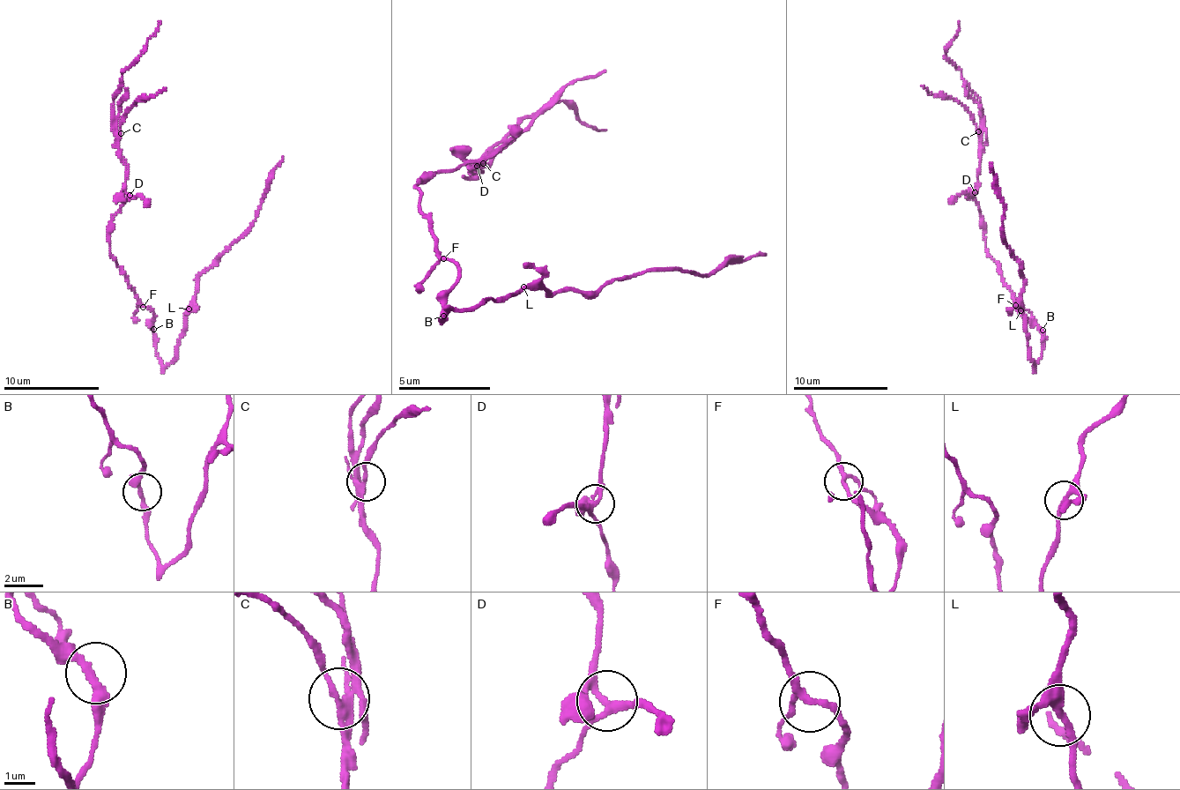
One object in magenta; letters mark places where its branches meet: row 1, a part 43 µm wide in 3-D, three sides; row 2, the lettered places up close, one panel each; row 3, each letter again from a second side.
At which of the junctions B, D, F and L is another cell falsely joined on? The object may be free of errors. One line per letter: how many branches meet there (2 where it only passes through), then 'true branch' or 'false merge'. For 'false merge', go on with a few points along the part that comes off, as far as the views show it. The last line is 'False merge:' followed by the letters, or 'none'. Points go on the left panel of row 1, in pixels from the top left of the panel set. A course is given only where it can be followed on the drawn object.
B: 2 | true branch
D: 4 | false merge | (129, 196), (125, 190), (126, 160), (119, 147), (113, 97), (119, 90), (122, 74), (160, 21)
F: 3 | true branch
L: 3 | true branch
False merge: D

